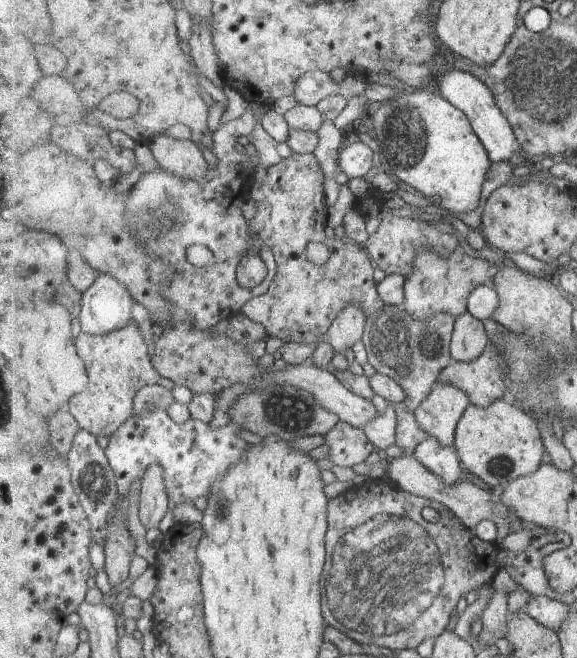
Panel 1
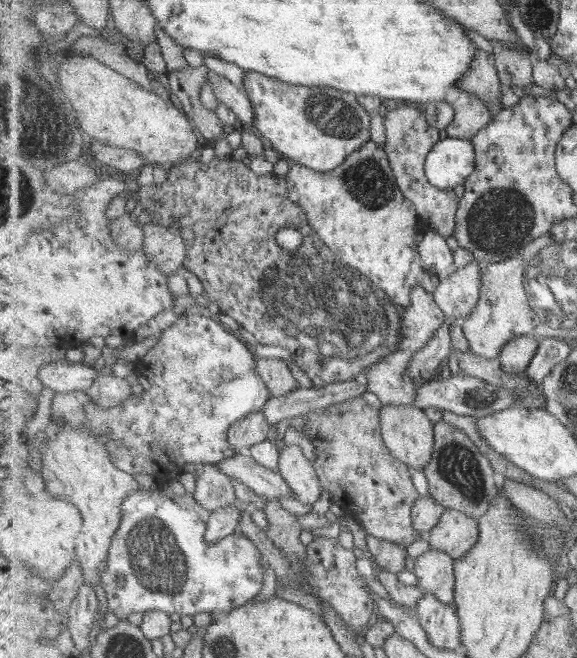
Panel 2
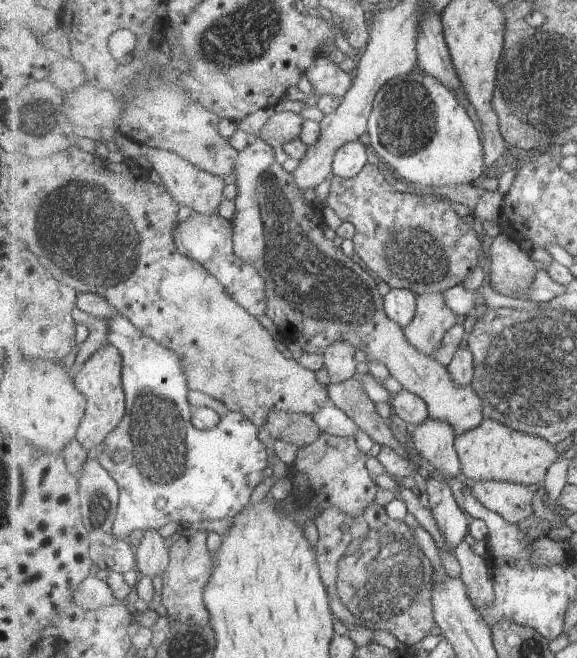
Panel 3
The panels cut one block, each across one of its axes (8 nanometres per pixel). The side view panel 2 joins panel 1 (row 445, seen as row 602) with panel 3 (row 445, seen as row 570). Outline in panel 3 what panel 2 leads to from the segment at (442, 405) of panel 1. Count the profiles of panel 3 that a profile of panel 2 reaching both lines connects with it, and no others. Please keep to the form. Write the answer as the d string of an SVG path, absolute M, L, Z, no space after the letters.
M433 418L416 427L413 434L416 452L445 480L462 473L461 462L455 448L456 436L455 428L449 422Z

